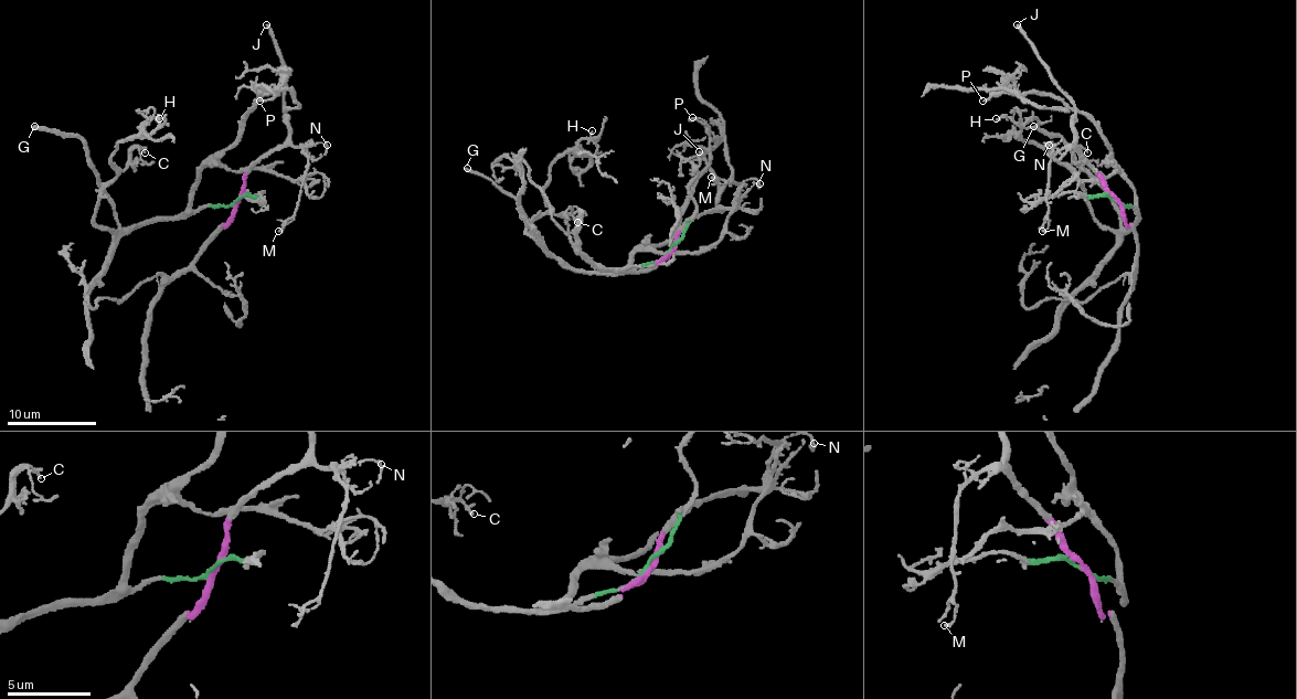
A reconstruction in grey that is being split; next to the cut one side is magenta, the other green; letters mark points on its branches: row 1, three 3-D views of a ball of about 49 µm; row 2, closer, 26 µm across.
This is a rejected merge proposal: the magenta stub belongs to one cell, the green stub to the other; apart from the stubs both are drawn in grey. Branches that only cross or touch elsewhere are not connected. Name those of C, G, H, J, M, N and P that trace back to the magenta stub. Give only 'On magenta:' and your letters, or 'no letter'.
On magenta: J, M, N

